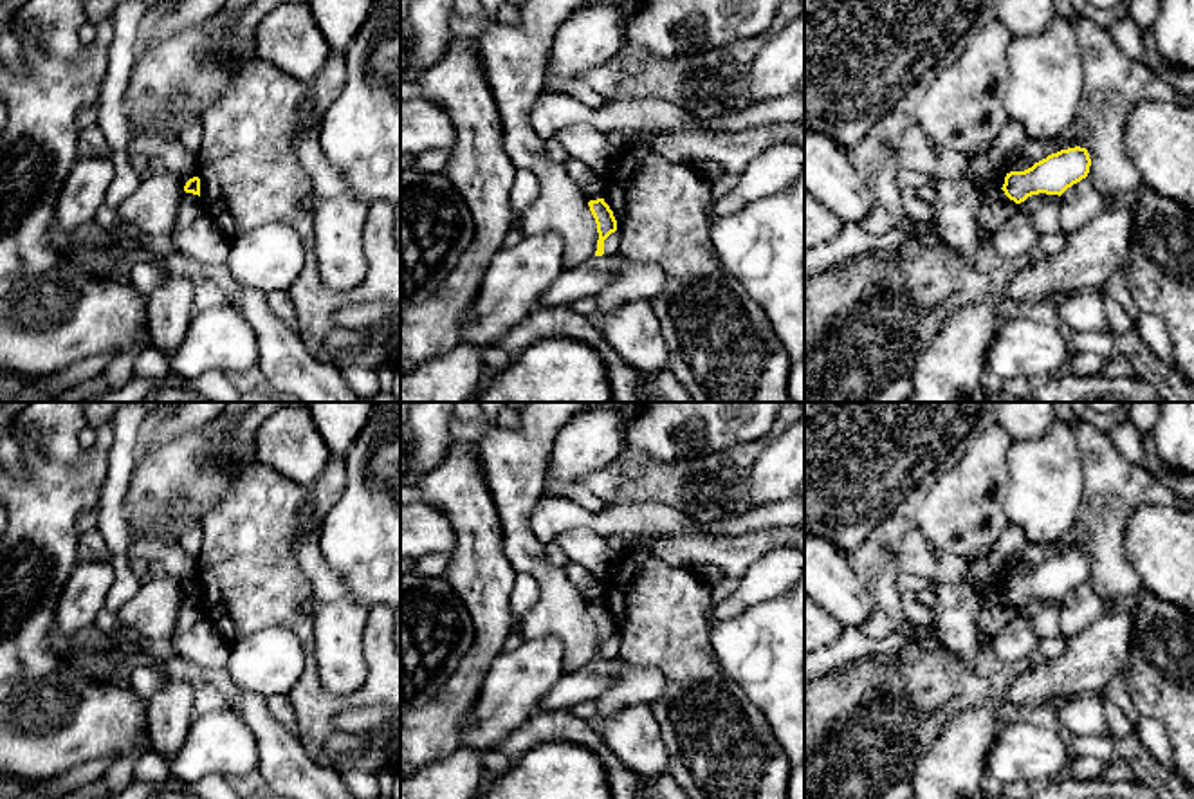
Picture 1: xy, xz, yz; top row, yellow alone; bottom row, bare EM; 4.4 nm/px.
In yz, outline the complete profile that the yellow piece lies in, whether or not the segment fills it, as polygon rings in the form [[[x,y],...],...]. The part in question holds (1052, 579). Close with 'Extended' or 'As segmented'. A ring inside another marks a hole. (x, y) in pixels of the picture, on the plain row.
[[[1075,550],[1048,559],[1024,575],[1010,575],[1003,595],[1015,608],[1032,599],[1062,599],[1068,592],[1088,581],[1091,563],[1086,552]]]. As segmented

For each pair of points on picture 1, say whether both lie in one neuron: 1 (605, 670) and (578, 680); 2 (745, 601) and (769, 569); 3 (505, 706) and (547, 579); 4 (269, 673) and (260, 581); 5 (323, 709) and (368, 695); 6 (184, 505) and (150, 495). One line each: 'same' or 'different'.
1: same
2: same
3: different
4: different
5: same
6: different

